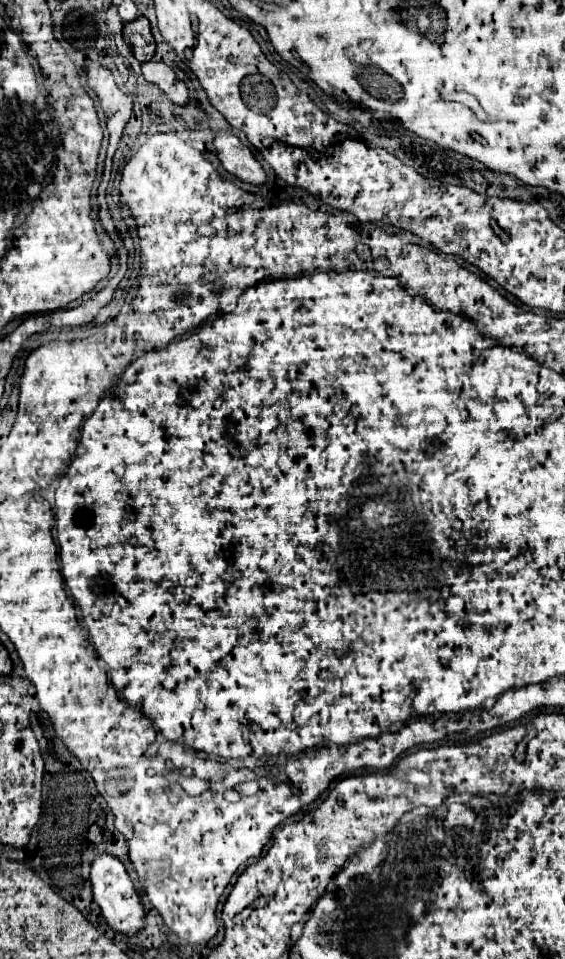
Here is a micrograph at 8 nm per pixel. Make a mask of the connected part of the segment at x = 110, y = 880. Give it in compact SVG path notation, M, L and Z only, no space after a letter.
M99 853L93 863L91 863L91 883L93 883L93 899L97 901L97 905L101 907L103 917L107 919L107 923L117 929L123 931L127 935L135 935L139 929L143 929L143 905L139 901L139 893L133 887L131 877L127 875L123 863L107 853Z

